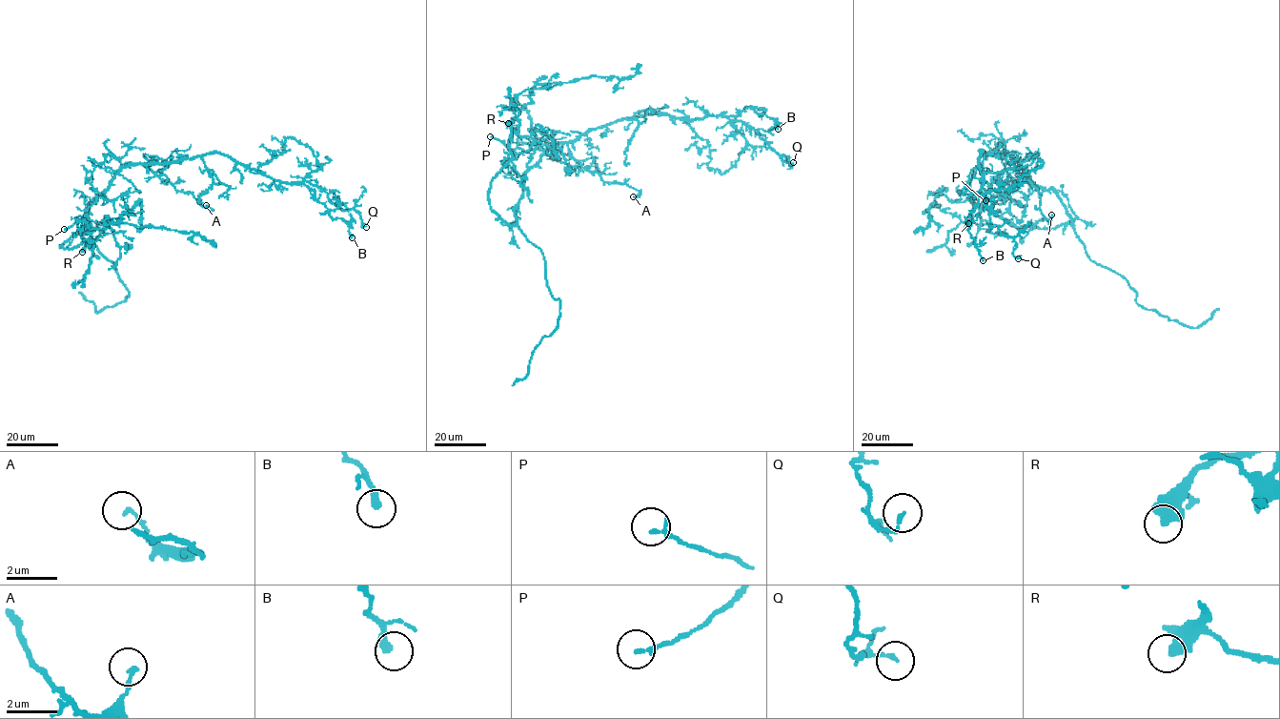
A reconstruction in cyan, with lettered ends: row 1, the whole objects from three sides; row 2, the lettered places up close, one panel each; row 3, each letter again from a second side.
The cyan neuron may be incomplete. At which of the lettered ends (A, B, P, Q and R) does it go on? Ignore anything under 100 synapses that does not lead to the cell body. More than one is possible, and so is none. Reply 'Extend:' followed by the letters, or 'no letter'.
Extend: no letter

